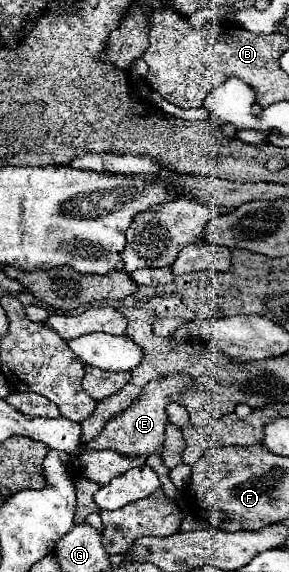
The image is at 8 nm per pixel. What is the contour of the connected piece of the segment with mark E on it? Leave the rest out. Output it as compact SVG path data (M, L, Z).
M171 376L171 378L161 378L159 382L149 382L149 386L145 386L141 398L127 408L125 412L121 412L117 418L113 418L111 422L107 422L107 426L89 442L85 444L83 452L87 450L113 450L119 452L123 456L151 456L151 454L163 454L163 438L165 438L165 422L167 422L167 414L165 414L165 406L171 402L169 396L177 394L181 390L185 390L189 386L189 378L187 376Z

